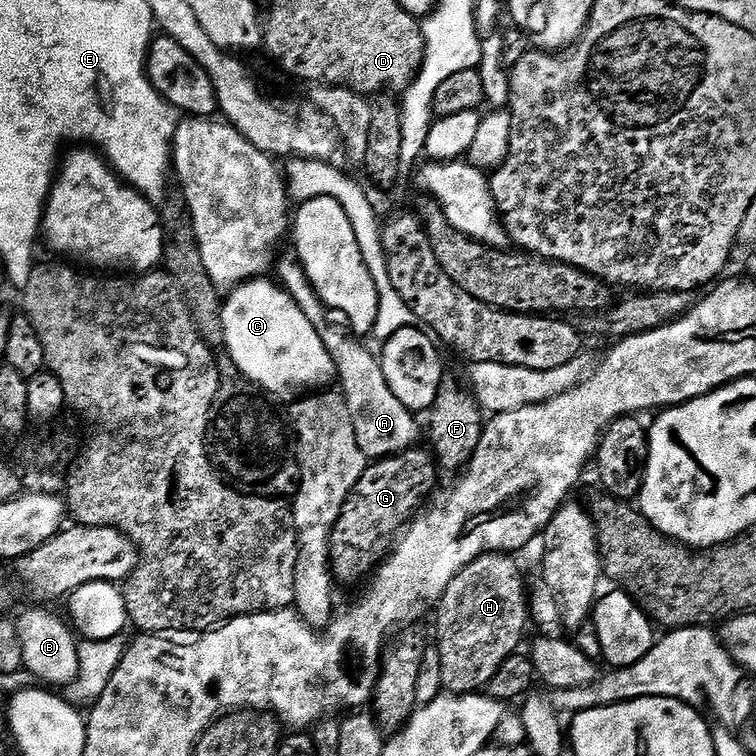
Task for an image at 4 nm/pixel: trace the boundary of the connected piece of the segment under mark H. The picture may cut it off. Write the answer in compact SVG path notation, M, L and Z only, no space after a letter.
M486 552L464 566L464 569L455 576L446 586L444 597L440 600L436 616L435 647L441 656L441 682L443 691L448 694L463 694L466 692L479 693L487 689L491 680L492 668L501 667L506 658L517 655L520 639L524 636L524 627L530 619L530 588L524 585L524 576L516 565L517 557L506 552Z

